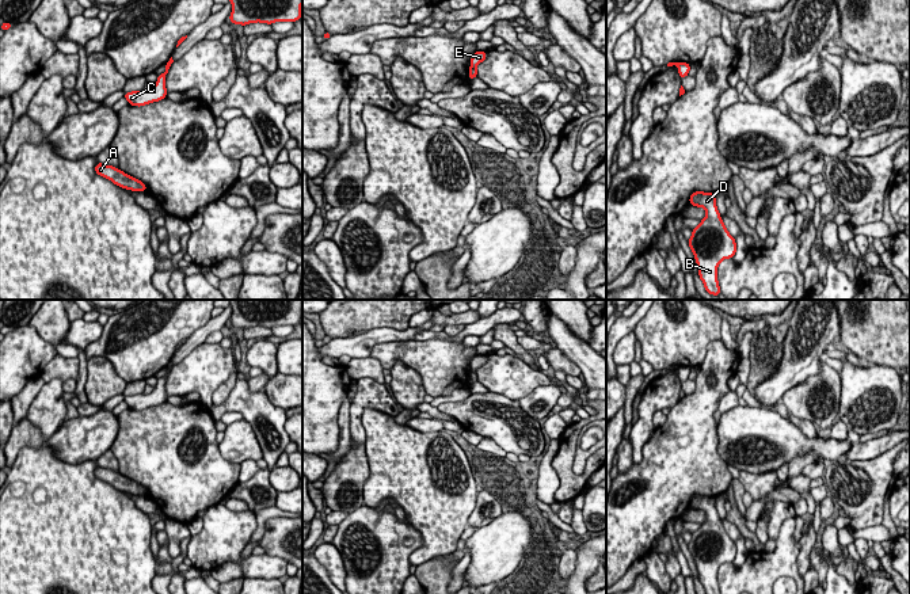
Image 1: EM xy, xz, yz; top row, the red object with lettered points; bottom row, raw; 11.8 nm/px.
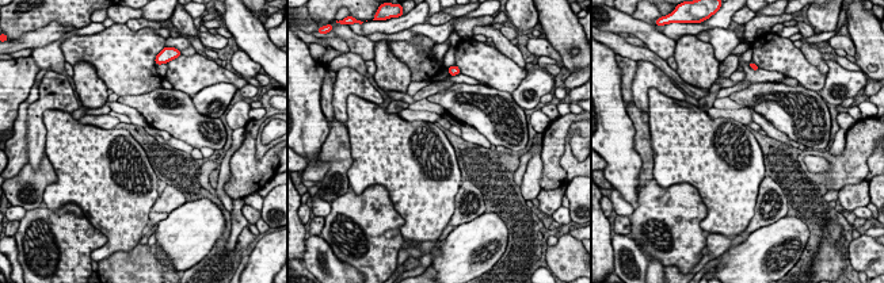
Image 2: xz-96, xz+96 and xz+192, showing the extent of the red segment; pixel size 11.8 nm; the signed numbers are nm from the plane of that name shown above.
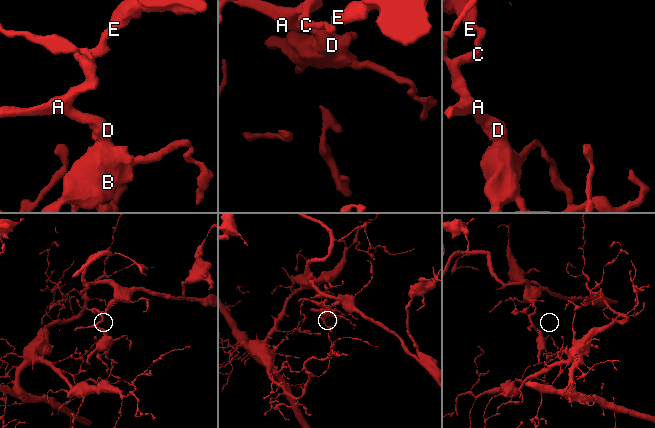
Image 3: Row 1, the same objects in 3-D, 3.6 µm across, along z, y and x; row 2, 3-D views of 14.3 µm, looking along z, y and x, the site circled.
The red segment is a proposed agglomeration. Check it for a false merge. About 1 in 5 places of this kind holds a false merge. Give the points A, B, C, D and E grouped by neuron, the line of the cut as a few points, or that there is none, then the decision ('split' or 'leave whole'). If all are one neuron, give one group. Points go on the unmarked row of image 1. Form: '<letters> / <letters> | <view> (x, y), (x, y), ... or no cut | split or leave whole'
A B C D / E | xz (471, 370), (475, 373) | split

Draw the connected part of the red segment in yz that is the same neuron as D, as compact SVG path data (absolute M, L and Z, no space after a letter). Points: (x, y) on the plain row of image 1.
M694 495L689 507L704 511L707 519L693 532L688 548L694 559L698 580L705 594L720 594L717 571L721 564L735 560L736 545L727 534L716 510L715 496Z

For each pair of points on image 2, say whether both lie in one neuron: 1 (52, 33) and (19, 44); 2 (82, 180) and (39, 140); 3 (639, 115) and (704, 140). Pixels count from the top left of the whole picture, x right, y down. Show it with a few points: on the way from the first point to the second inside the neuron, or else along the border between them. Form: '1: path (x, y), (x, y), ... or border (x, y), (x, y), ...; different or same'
1: path (44, 37), (27, 41); same
2: border (45, 113), (46, 144), (44, 153); different
3: border (647, 113), (650, 145), (654, 150); different

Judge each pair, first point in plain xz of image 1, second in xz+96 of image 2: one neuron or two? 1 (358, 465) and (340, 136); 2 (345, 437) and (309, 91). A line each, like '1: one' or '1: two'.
1: one
2: two

